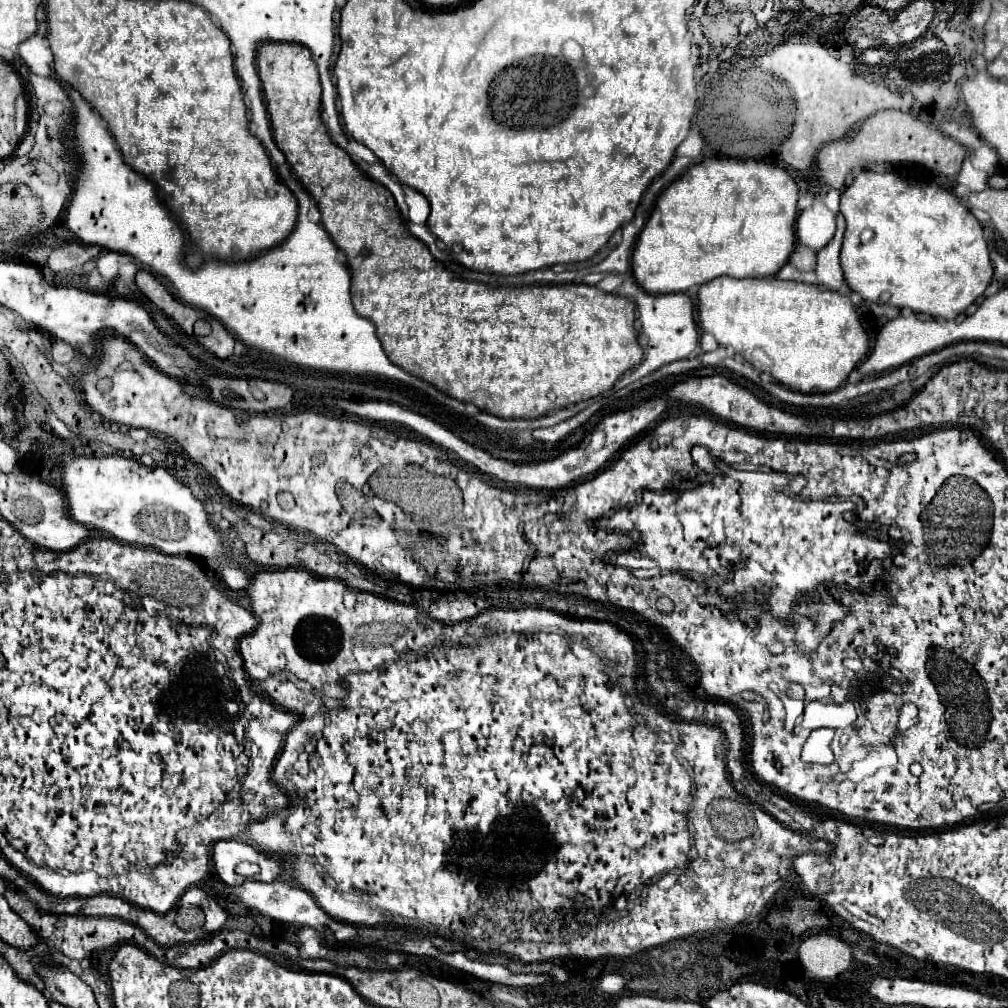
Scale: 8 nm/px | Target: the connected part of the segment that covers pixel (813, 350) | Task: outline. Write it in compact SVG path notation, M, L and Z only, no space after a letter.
M719 276L699 286L697 300L699 300L697 308L699 324L703 332L713 334L721 346L731 346L751 366L755 366L761 372L769 372L777 382L797 392L837 390L869 350L869 338L859 322L859 316L849 296L829 292L827 288L815 284L779 278Z

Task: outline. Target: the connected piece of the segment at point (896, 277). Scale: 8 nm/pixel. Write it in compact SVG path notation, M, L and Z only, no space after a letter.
M863 170L841 194L839 212L845 216L845 240L841 248L841 268L847 286L869 302L911 308L929 316L955 318L963 314L975 298L983 296L993 276L989 248L983 226L949 190L937 184L909 184L893 172Z

